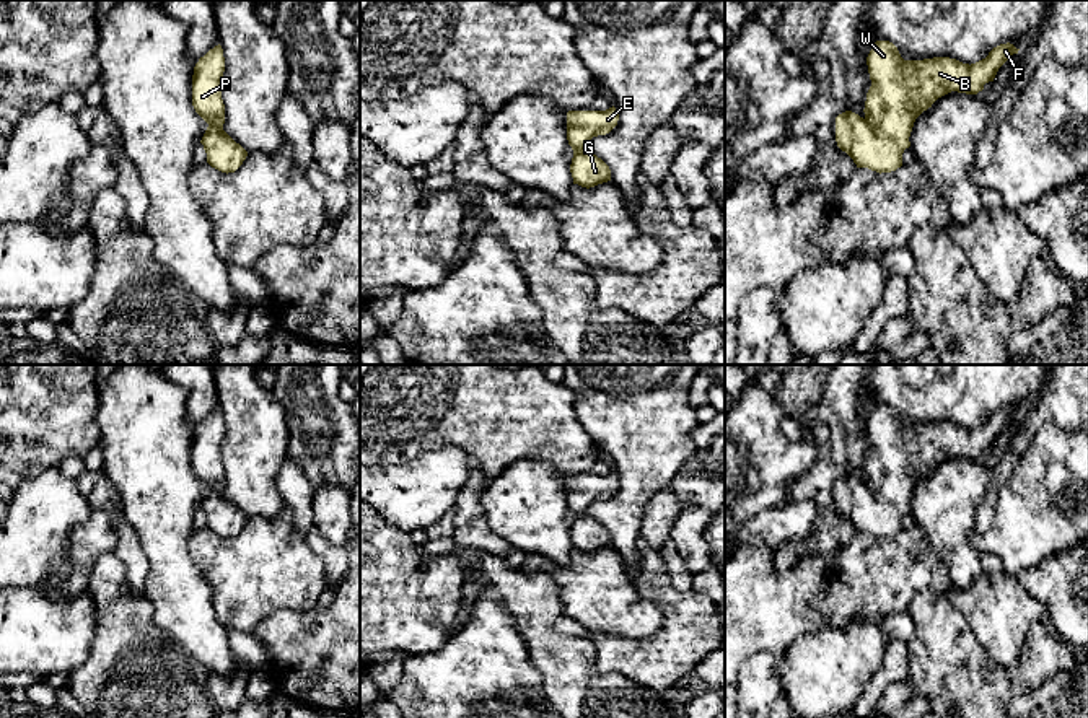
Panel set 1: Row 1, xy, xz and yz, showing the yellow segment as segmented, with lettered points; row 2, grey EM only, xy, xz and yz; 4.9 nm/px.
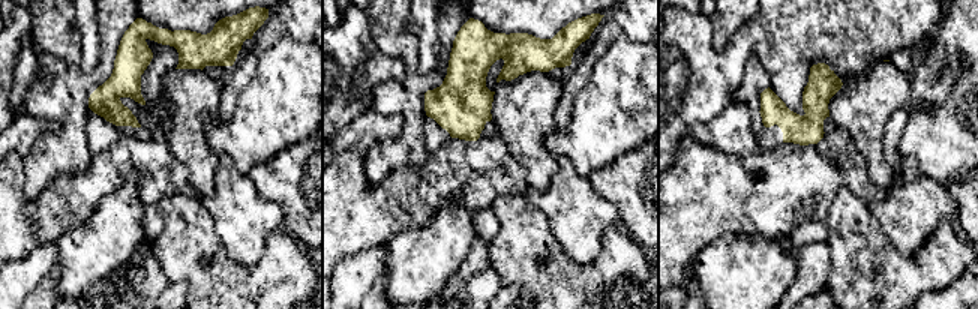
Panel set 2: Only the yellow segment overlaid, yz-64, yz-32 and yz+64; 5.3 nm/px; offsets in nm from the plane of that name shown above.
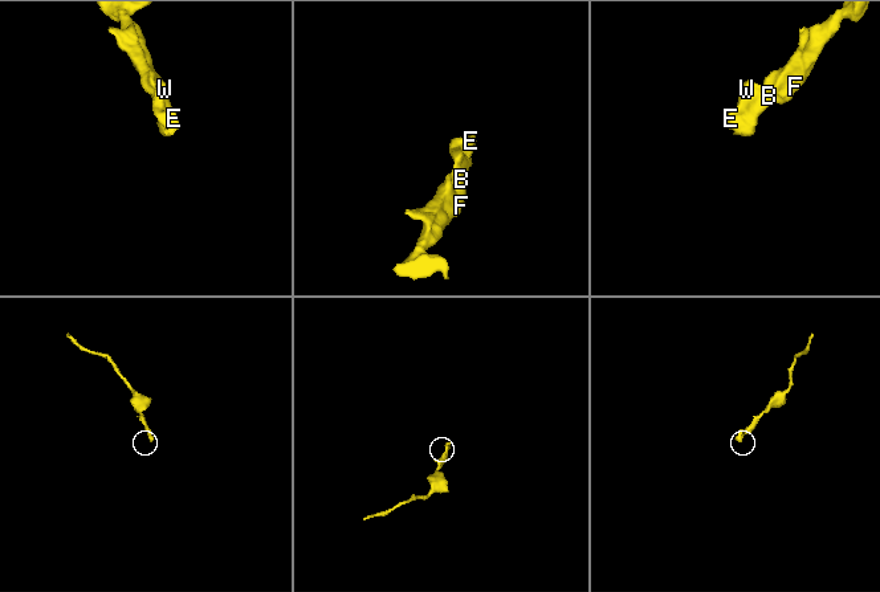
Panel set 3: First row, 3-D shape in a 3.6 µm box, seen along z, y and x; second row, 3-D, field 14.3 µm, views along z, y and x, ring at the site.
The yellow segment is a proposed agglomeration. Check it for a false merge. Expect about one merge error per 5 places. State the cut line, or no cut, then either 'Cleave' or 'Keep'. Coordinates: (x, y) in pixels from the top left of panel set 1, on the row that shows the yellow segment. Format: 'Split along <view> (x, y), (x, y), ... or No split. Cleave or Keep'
No split. Keep

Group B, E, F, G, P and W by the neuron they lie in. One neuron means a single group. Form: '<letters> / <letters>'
B E F G P W

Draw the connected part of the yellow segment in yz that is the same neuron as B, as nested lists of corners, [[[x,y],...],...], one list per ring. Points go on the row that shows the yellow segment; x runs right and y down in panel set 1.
[[[876,41],[866,57],[871,86],[866,93],[865,116],[845,111],[836,117],[837,147],[853,160],[857,168],[868,168],[880,174],[896,171],[902,166],[904,150],[910,147],[914,122],[923,111],[951,91],[977,94],[1018,50],[1010,42],[1000,44],[985,59],[969,65],[950,57],[904,60],[893,42]]]

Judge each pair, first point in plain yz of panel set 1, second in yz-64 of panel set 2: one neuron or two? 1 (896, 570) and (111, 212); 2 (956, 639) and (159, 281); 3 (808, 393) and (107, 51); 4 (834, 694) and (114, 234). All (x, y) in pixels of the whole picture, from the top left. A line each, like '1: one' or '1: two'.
1: two
2: two
3: one
4: one

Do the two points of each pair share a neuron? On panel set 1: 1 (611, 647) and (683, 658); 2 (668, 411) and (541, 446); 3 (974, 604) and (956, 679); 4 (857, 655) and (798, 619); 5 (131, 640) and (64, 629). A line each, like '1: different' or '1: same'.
1: same
2: different
3: different
4: different
5: different

